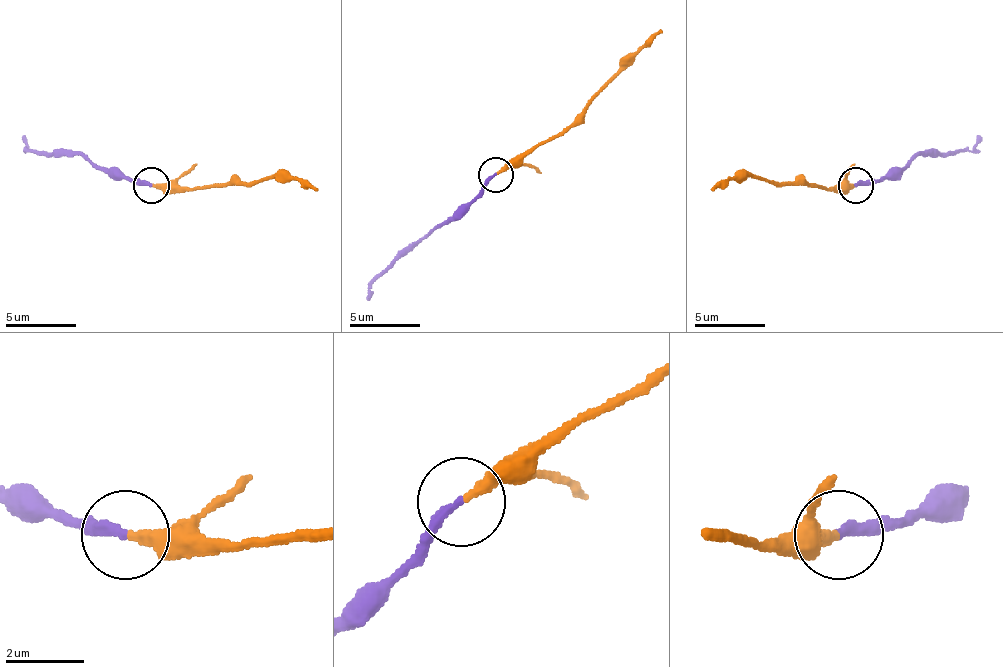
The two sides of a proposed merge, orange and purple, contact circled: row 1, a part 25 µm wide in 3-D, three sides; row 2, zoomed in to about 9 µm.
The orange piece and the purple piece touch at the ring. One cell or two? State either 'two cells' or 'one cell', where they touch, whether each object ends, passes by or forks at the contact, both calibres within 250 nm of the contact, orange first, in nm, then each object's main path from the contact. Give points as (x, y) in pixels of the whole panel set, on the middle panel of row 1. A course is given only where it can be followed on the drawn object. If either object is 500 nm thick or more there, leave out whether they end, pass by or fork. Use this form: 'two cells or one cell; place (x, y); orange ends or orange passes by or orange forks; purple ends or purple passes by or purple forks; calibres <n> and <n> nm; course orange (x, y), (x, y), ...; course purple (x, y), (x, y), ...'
one cell; place (495, 174); orange ends; purple ends; calibres 280 and 260 nm; course orange (496, 173), (557, 138), (659, 28); course purple (496, 173), (379, 276), (369, 301)

